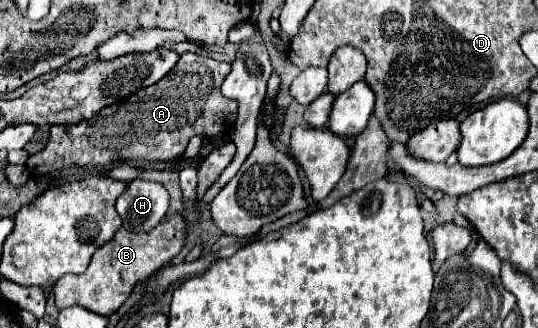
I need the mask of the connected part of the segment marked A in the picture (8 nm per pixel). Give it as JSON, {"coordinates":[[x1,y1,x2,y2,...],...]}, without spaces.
{"coordinates":[[183,53,179,57,179,61,175,63,175,67,155,85,145,87,137,93,133,93,131,97,113,103,105,109,99,111,99,115,93,115,91,119,85,119,81,123,75,125,53,125,49,129,49,141,45,145,45,149,41,149,35,155,29,155,27,159,27,169,35,175,45,175,49,171,61,169,65,165,93,165,93,167,103,167,109,165,117,159,125,161,171,161,183,155,187,143,191,137,201,135,205,139,209,137,217,137,223,135,227,131,233,129,235,121,237,121,237,101,233,99,225,99,221,95,221,83,223,79,229,75,231,65,229,63,221,63,197,53]]}

